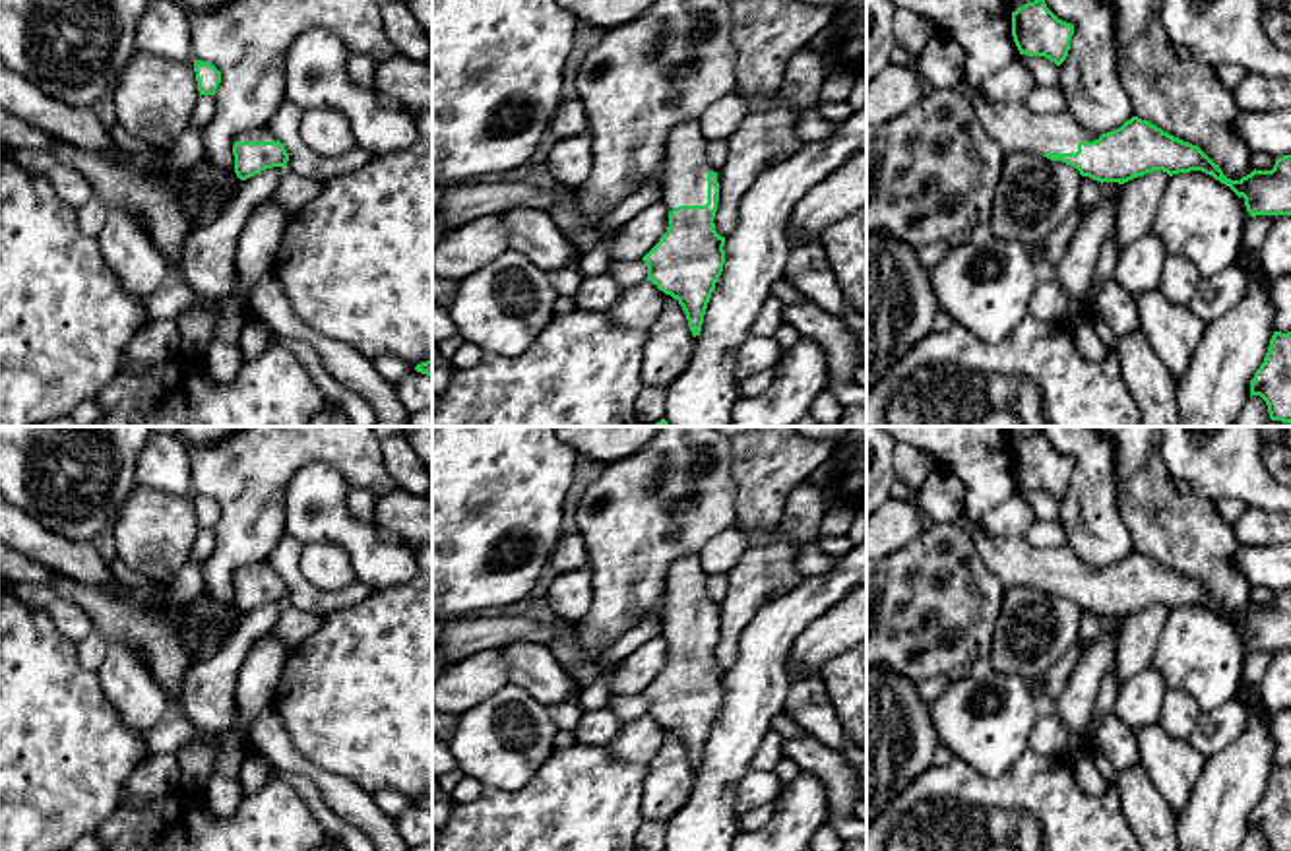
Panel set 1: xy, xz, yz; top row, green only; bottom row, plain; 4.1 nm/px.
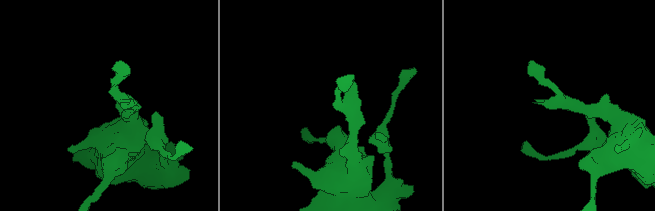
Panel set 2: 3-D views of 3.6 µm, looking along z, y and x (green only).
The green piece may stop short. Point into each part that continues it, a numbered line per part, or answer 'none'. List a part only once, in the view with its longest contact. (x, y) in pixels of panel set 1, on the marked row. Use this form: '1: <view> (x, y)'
1: xz (685, 167)

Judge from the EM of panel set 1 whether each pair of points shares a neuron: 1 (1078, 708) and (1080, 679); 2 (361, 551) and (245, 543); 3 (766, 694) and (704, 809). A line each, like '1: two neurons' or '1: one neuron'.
1: one neuron
2: two neurons
3: one neuron

